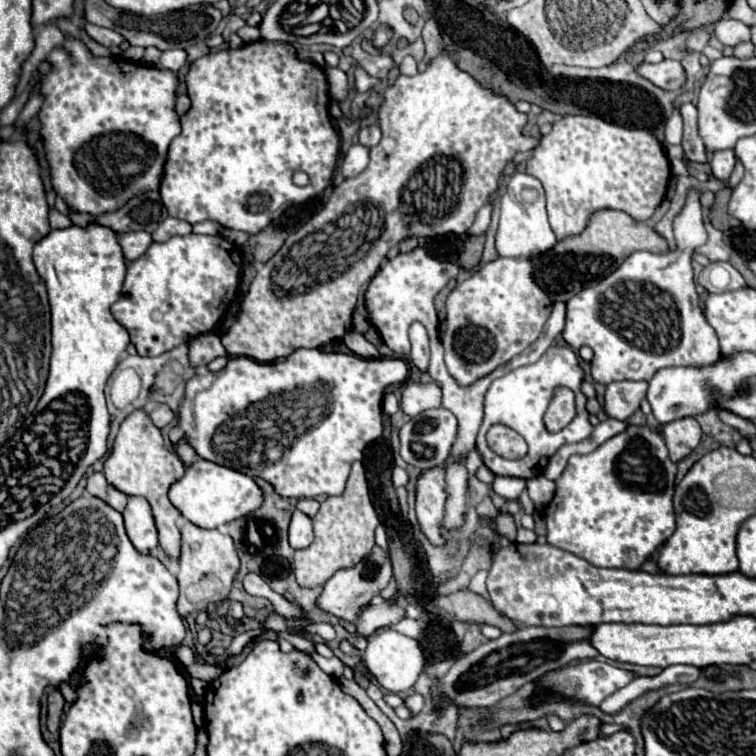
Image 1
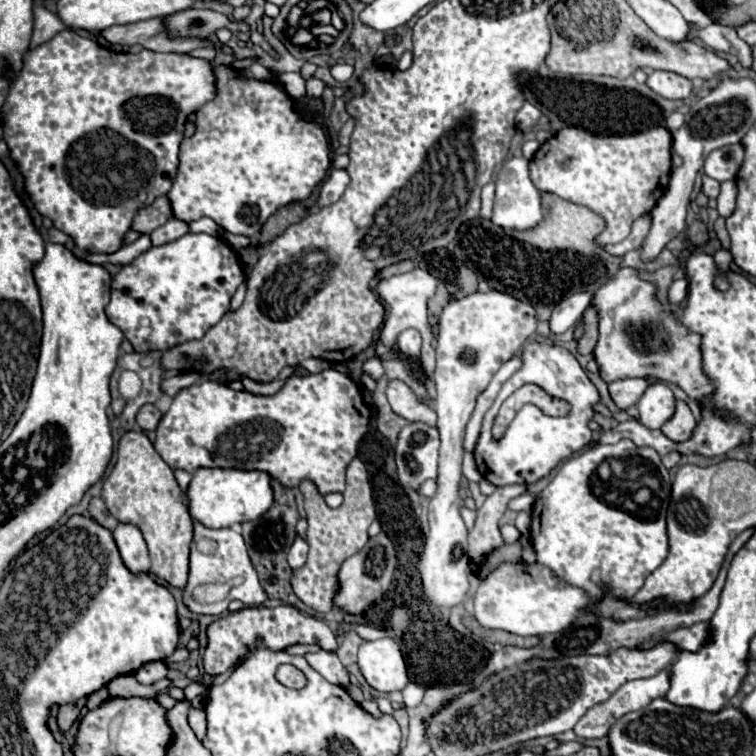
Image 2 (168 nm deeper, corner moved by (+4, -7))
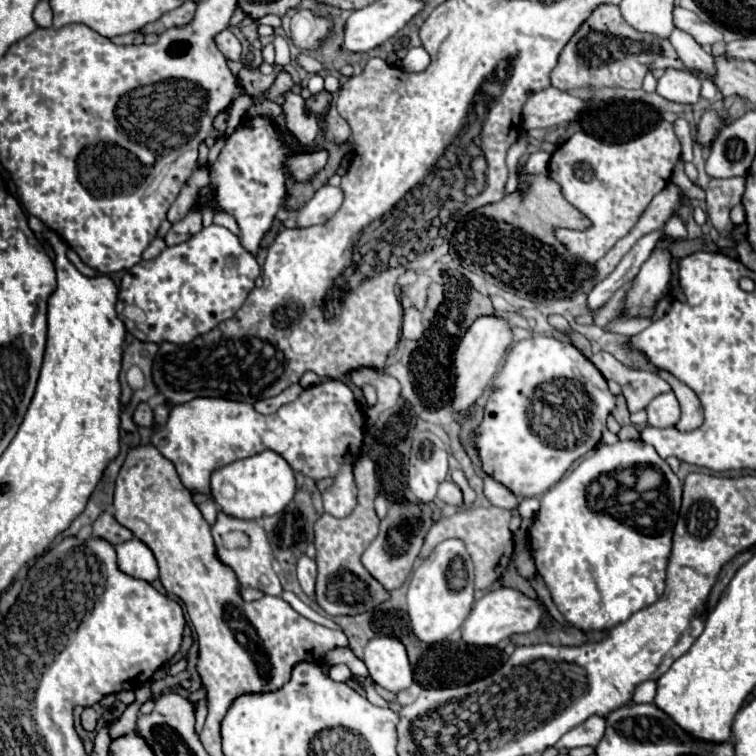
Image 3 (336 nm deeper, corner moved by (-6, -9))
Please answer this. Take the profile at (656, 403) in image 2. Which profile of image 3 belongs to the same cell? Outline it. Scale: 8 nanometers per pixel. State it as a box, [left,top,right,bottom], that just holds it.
[646,391,680,427]

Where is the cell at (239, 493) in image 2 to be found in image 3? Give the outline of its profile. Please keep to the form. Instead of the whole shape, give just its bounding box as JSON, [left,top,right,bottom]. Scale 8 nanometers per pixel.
[212,449,296,519]

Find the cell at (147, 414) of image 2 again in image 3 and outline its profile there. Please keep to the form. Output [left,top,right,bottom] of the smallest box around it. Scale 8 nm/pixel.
[134,403,154,427]

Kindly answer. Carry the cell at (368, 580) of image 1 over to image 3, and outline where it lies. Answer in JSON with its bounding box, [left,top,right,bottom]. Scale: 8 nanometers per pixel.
[362,501,432,589]

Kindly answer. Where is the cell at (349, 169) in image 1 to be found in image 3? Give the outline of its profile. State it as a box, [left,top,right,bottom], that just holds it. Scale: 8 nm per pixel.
[296,185,342,227]

